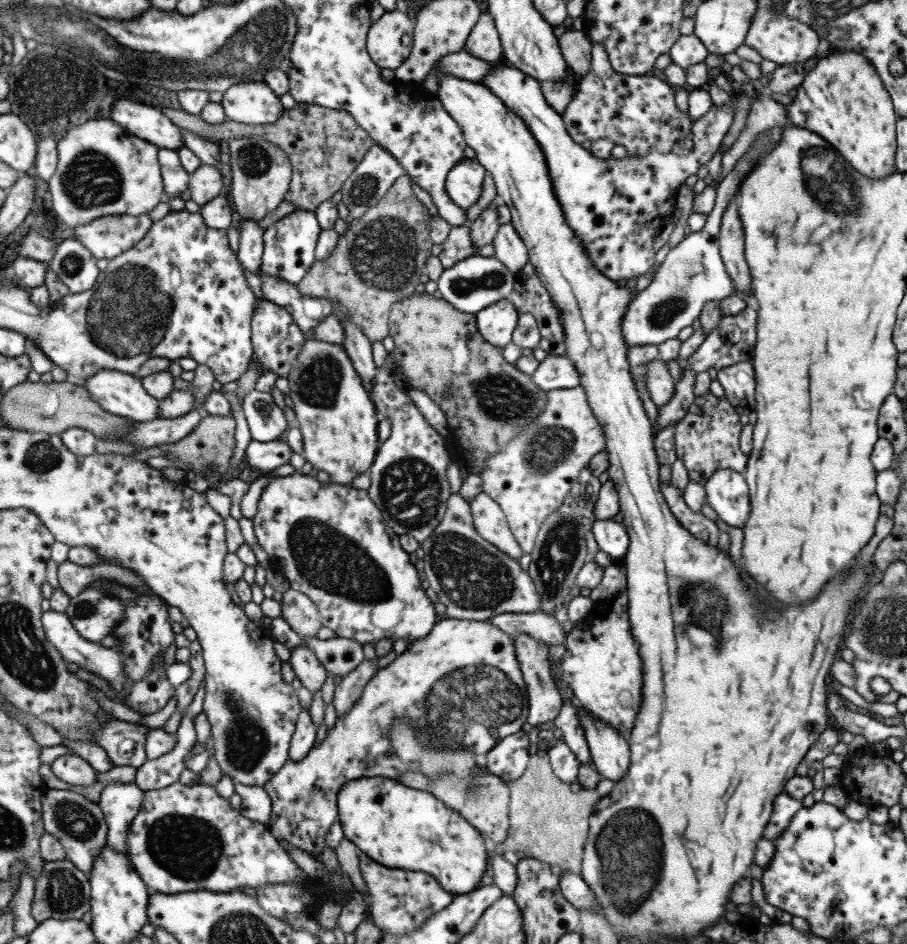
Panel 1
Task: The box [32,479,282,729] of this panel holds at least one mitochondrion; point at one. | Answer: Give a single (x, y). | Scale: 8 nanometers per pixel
(85, 609)

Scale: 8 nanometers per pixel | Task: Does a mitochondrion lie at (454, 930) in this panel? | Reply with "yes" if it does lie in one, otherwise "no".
no

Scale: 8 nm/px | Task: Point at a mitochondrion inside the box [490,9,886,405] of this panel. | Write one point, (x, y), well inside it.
(824, 172)

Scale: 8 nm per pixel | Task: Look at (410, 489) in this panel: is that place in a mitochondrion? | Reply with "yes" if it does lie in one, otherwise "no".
yes

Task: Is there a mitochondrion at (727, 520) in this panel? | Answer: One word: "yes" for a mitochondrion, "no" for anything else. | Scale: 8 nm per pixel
no

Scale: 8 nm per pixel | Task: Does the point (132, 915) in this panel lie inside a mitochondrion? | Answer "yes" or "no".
no

